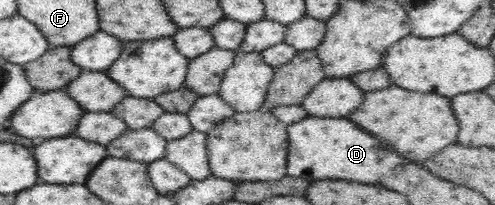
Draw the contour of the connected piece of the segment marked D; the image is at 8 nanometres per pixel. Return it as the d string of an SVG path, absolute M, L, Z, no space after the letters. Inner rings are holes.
M306 117L287 125L288 170L286 174L302 180L324 180L324 178L342 178L356 180L366 184L376 184L378 178L390 174L394 166L404 160L392 152L392 148L384 148L374 136L368 136L360 128L356 128L348 118Z

